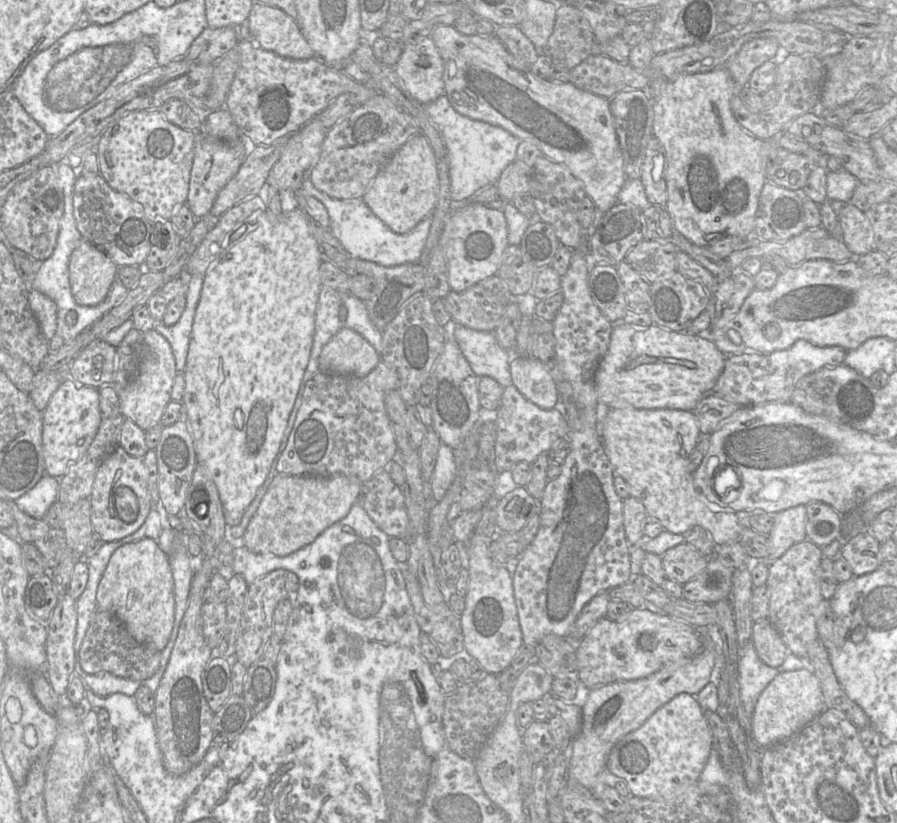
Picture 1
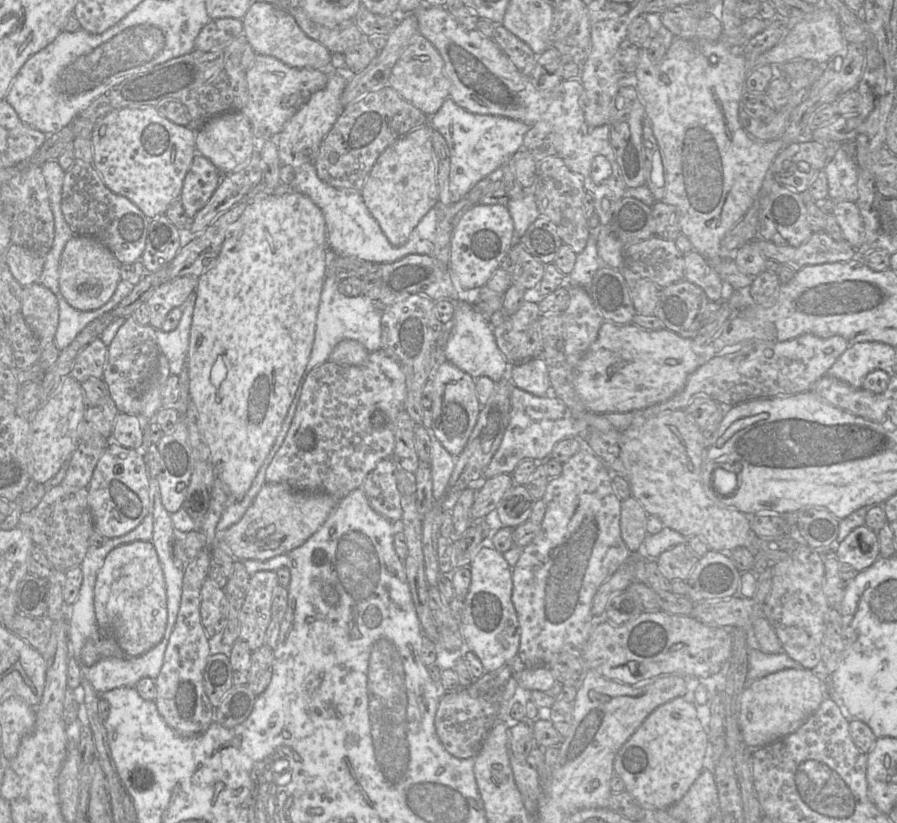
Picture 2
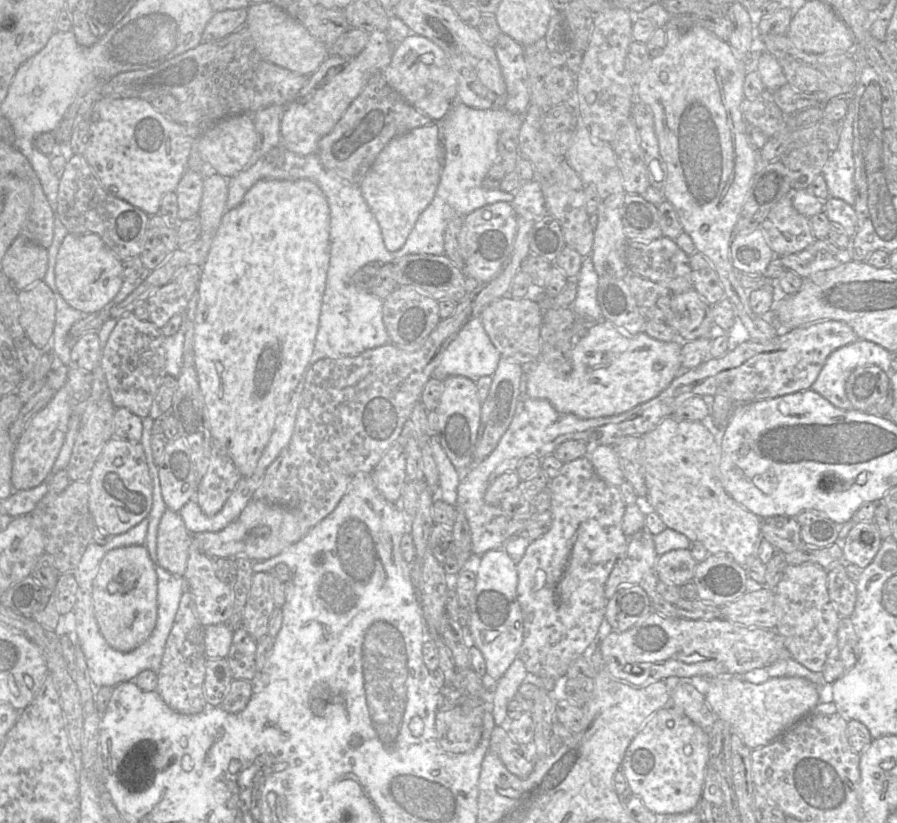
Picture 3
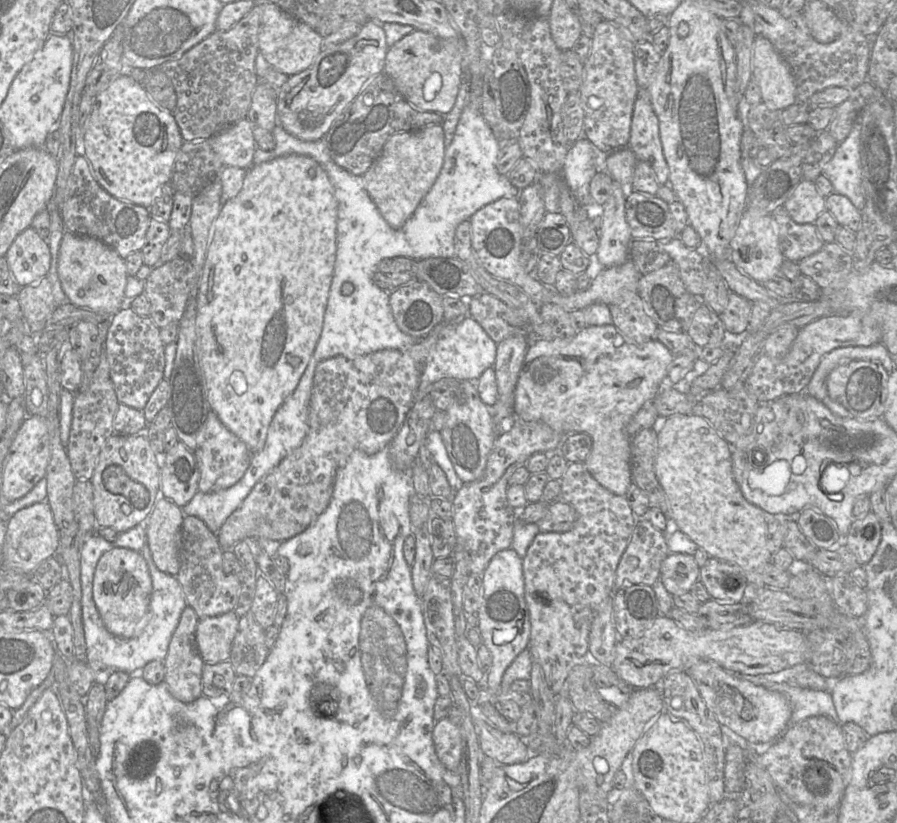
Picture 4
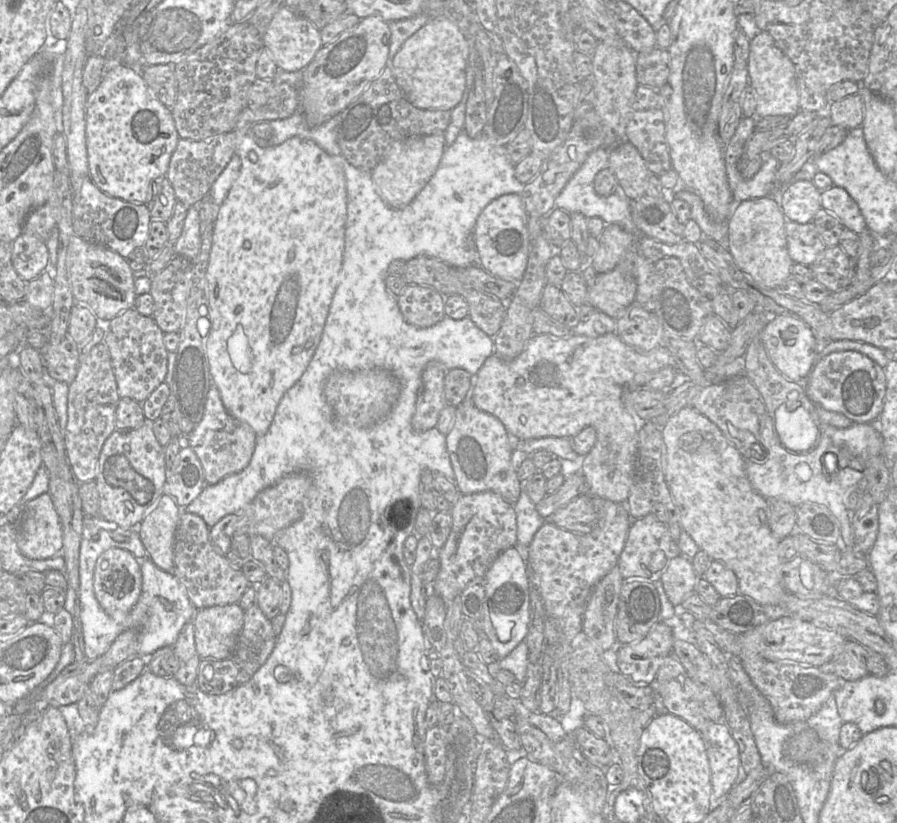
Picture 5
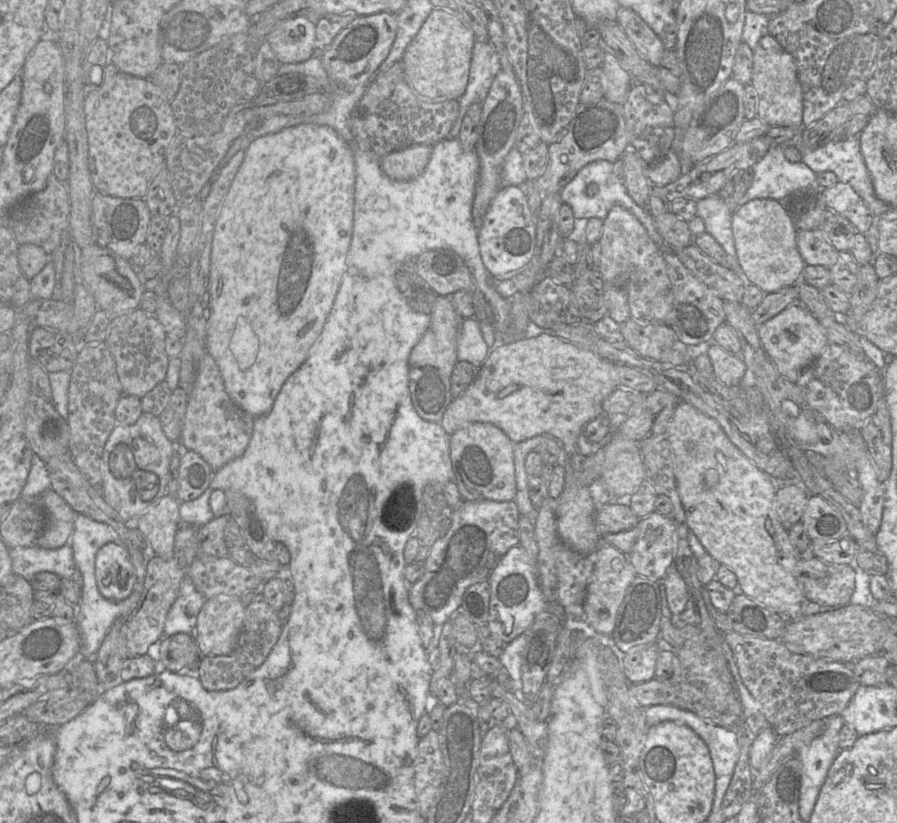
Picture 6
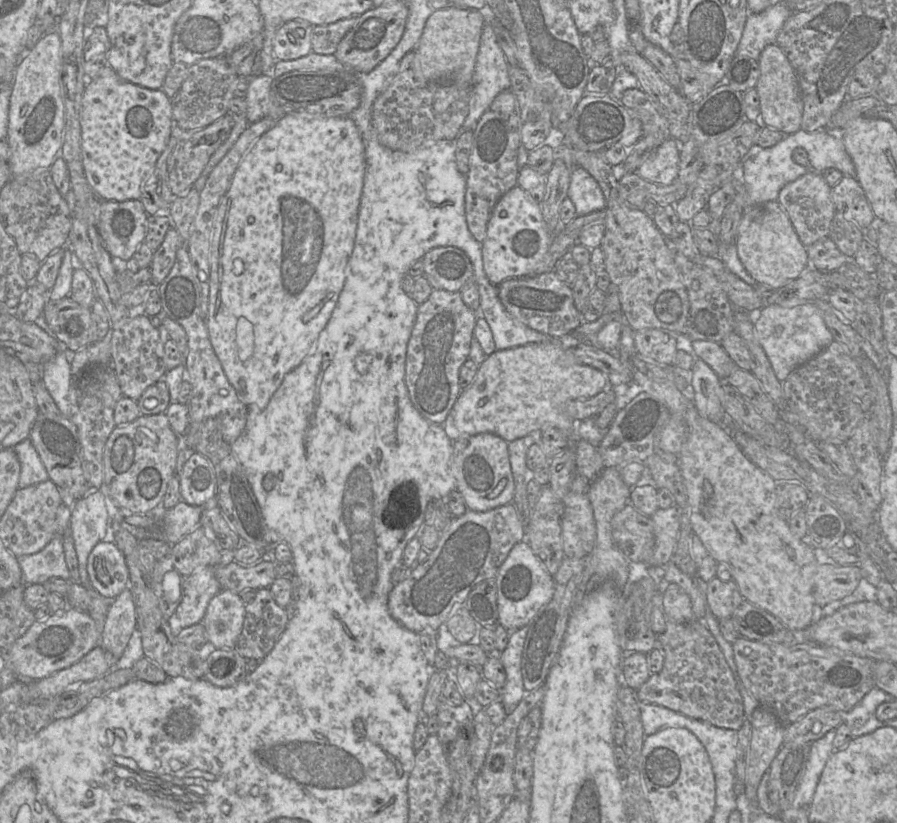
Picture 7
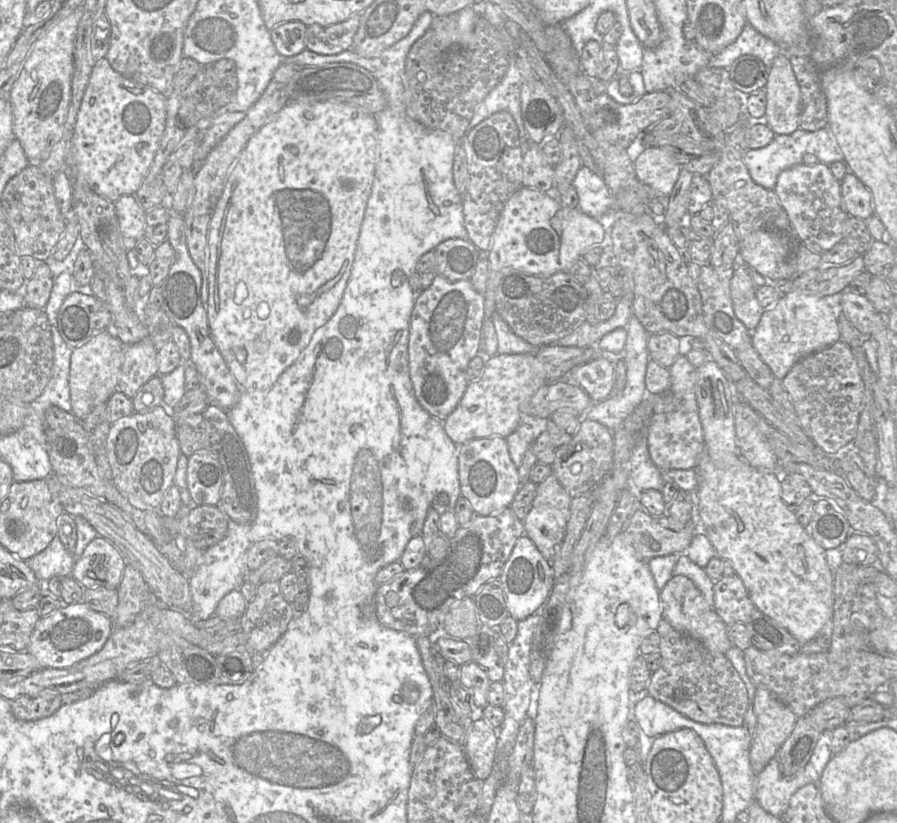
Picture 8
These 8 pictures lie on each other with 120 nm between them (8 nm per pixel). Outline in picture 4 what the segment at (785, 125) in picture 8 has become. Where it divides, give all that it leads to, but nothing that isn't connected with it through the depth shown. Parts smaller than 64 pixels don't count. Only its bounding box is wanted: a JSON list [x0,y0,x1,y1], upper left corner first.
[751,36,796,110]

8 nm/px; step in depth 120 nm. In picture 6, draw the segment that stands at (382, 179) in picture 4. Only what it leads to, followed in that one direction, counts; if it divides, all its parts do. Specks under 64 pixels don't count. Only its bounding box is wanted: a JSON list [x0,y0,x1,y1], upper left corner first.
[380,144,434,181]

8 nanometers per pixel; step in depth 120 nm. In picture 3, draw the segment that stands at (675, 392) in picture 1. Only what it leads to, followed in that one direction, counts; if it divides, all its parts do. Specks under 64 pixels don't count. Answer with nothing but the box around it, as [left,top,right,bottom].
[523,319,681,419]

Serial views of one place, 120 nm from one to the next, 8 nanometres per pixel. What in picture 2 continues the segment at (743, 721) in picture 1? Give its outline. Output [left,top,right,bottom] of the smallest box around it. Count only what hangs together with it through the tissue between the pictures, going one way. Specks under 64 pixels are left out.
[745,644,805,688]

